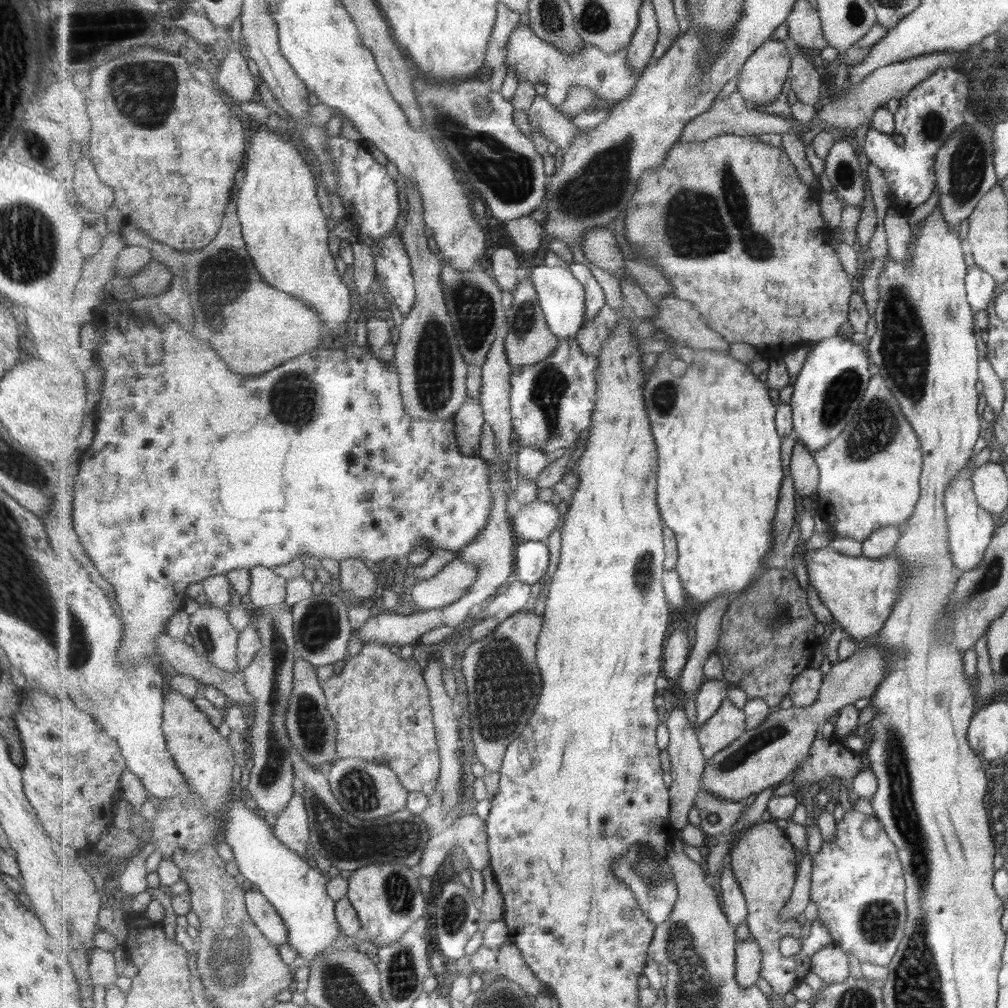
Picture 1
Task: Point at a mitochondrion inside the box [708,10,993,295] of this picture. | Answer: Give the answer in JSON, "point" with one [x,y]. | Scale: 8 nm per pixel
{"point":[968,165]}

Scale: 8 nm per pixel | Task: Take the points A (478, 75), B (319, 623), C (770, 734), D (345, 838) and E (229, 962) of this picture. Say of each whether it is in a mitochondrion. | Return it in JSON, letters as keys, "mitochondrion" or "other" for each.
{"A":"other","B":"mitochondrion","C":"mitochondrion","D":"mitochondrion","E":"mitochondrion"}

